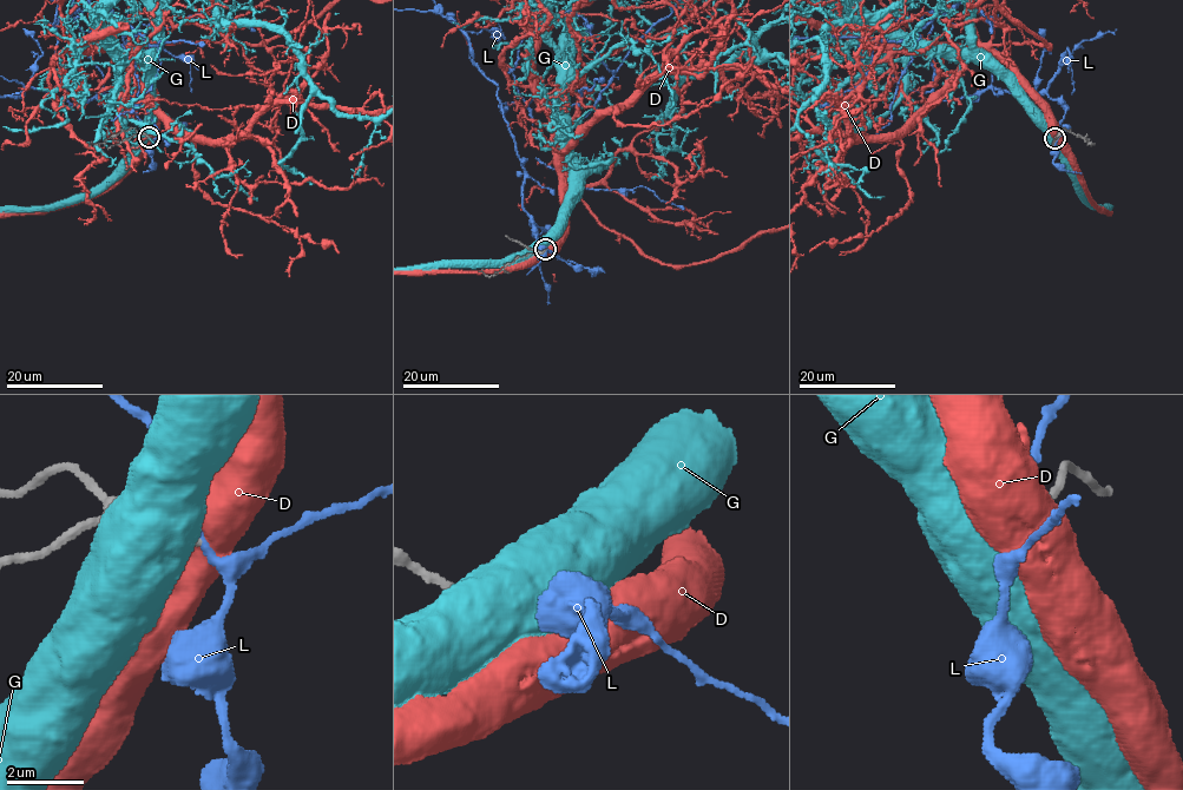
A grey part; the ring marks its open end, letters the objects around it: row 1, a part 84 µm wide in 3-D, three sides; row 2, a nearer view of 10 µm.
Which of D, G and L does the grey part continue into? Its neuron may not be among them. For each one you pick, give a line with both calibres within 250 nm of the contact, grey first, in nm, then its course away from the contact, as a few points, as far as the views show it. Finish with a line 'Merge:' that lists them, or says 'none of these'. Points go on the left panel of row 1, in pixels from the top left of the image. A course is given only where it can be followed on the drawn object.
Merge: none of these

